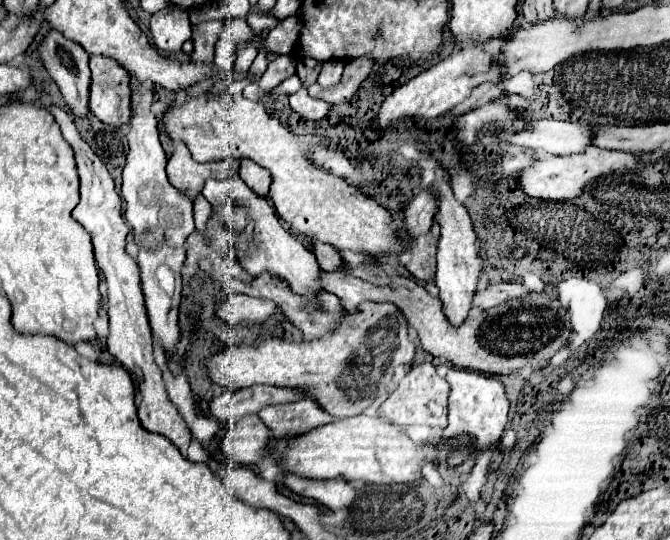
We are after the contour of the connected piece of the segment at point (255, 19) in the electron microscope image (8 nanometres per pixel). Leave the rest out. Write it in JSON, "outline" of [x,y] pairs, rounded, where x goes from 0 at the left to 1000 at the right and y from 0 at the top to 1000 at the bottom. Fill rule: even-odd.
{"outline":[[[379,13],[379,17],[376,17],[376,24],[373,24],[373,28],[370,28],[370,35],[367,35],[379,61],[403,57],[406,50],[415,50],[415,46],[421,43],[421,39],[415,39],[415,35],[412,35],[412,31],[406,31],[406,28],[385,28],[385,24],[382,24],[382,17],[385,17],[385,13]]]}

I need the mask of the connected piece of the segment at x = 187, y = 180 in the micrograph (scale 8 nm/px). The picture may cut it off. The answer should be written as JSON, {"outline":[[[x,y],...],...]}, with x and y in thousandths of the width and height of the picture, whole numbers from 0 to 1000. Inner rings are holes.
{"outline":[[[266,261],[251,298],[248,320],[260,346],[272,350],[284,369],[290,369],[290,361],[304,346],[307,331],[313,328],[327,333],[343,331],[346,324],[355,320],[355,309],[358,302],[352,294],[334,294],[322,302],[296,302],[287,294],[278,265]]]}

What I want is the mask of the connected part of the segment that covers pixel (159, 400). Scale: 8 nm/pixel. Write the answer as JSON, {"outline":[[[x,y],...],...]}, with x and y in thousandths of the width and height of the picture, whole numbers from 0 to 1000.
{"outline":[[[72,194],[72,206],[81,213],[84,228],[90,231],[90,246],[99,257],[99,265],[107,272],[110,294],[113,294],[122,369],[110,383],[107,400],[113,402],[125,417],[125,424],[131,424],[131,431],[137,435],[143,487],[152,498],[155,517],[161,524],[161,565],[164,565],[161,569],[161,587],[164,587],[161,650],[206,706],[206,720],[212,731],[212,743],[206,750],[206,776],[209,776],[212,791],[227,802],[239,802],[239,806],[251,809],[278,843],[287,806],[284,806],[269,761],[254,746],[248,720],[245,720],[239,683],[230,669],[227,617],[224,617],[218,565],[215,565],[215,543],[212,543],[212,528],[209,528],[209,502],[206,502],[203,483],[191,472],[191,465],[185,457],[188,454],[185,443],[188,443],[194,420],[179,402],[179,361],[173,361],[173,354],[170,354],[170,331],[164,328],[155,302],[143,291],[143,283],[131,272],[131,265],[122,261],[107,217],[84,194]]]}

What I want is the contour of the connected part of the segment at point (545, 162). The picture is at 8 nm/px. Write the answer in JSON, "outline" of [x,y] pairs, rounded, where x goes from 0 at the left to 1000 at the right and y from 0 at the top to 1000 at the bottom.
{"outline":[[[878,272],[872,283],[863,287],[845,287],[845,291],[821,291],[821,294],[803,294],[794,309],[785,309],[779,317],[779,350],[791,365],[815,369],[815,372],[848,372],[857,365],[866,365],[869,357],[878,354],[881,335],[913,320],[916,313],[922,317],[946,317],[958,294],[943,283],[928,283],[928,280],[904,280],[896,272]]]}

